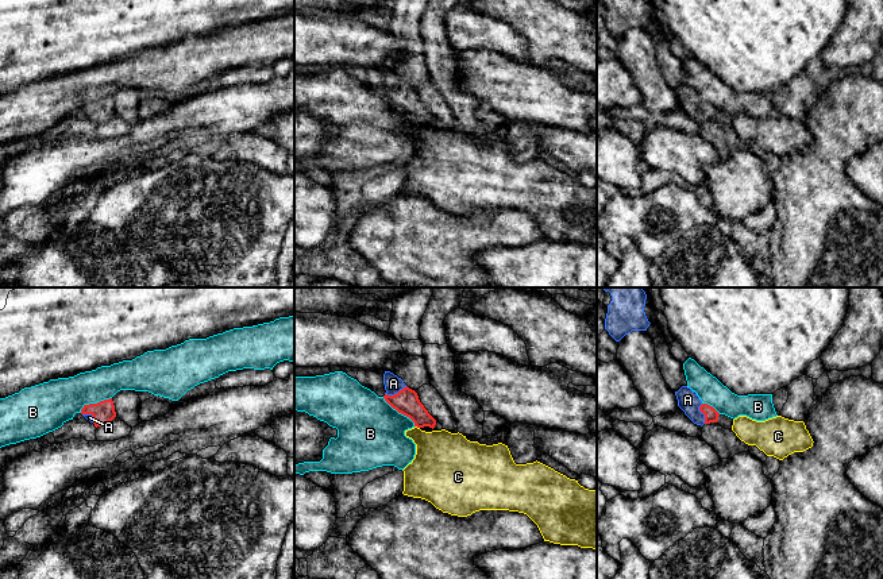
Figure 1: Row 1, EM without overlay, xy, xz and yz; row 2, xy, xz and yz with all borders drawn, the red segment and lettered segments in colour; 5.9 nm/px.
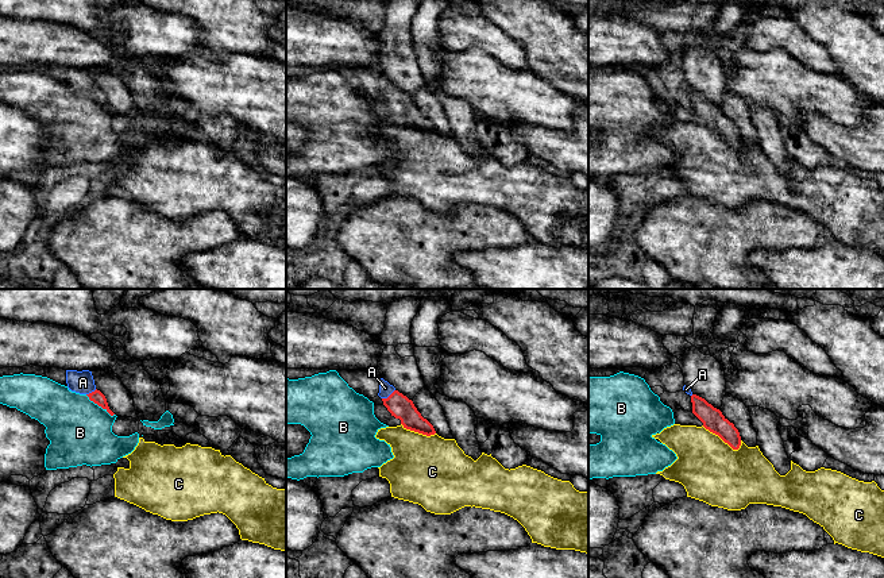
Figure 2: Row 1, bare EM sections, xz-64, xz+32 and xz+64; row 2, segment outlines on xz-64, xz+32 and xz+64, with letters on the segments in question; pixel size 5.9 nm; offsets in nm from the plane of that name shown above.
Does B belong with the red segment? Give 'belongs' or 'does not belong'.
does not belong

